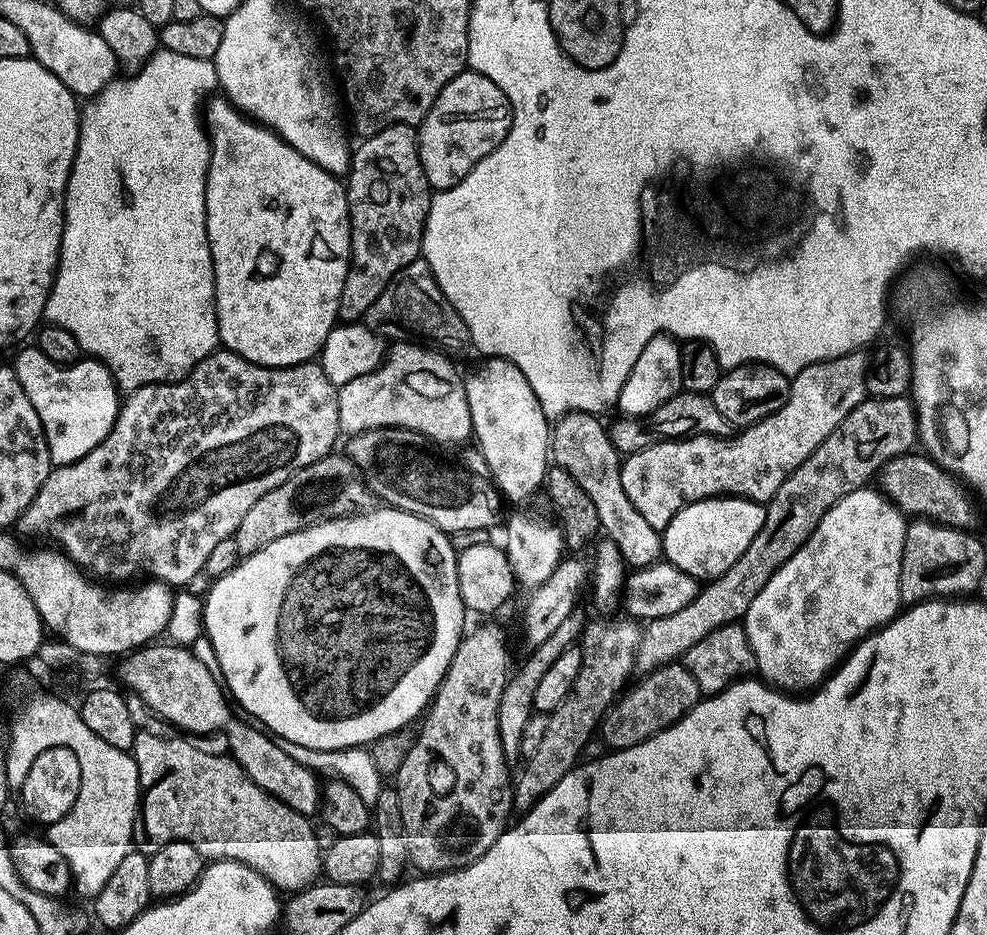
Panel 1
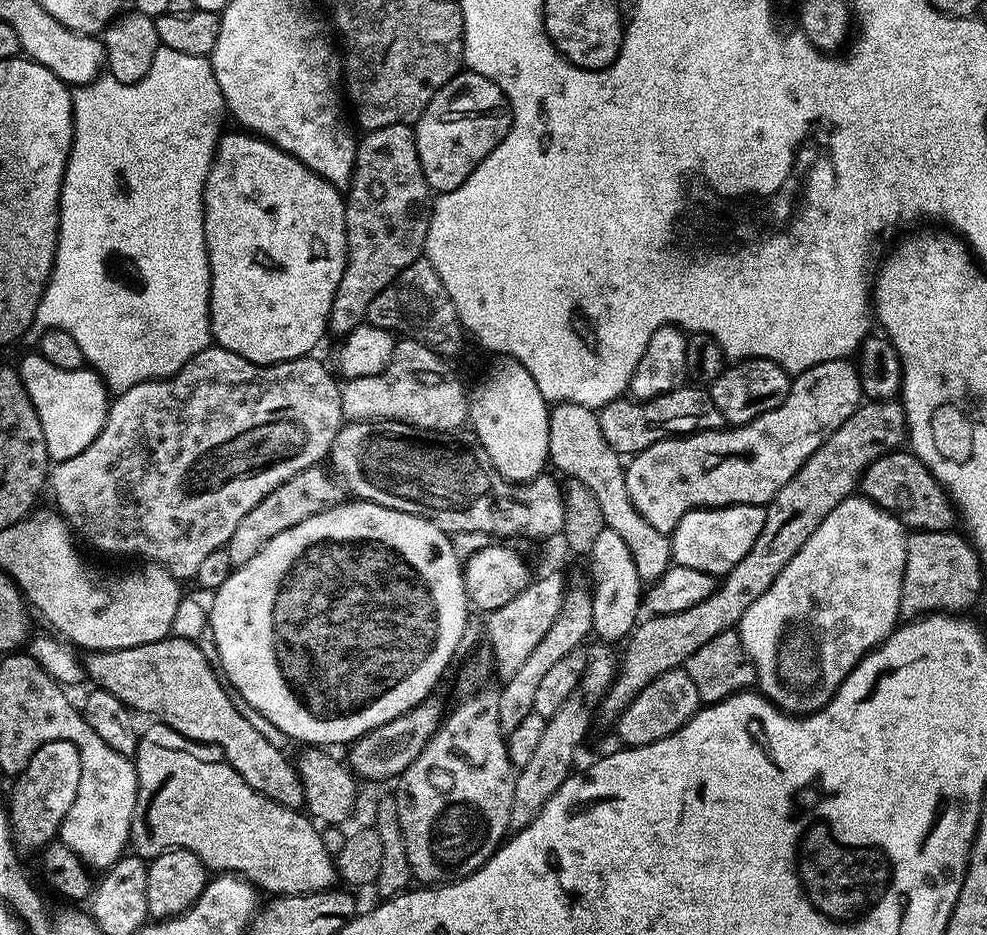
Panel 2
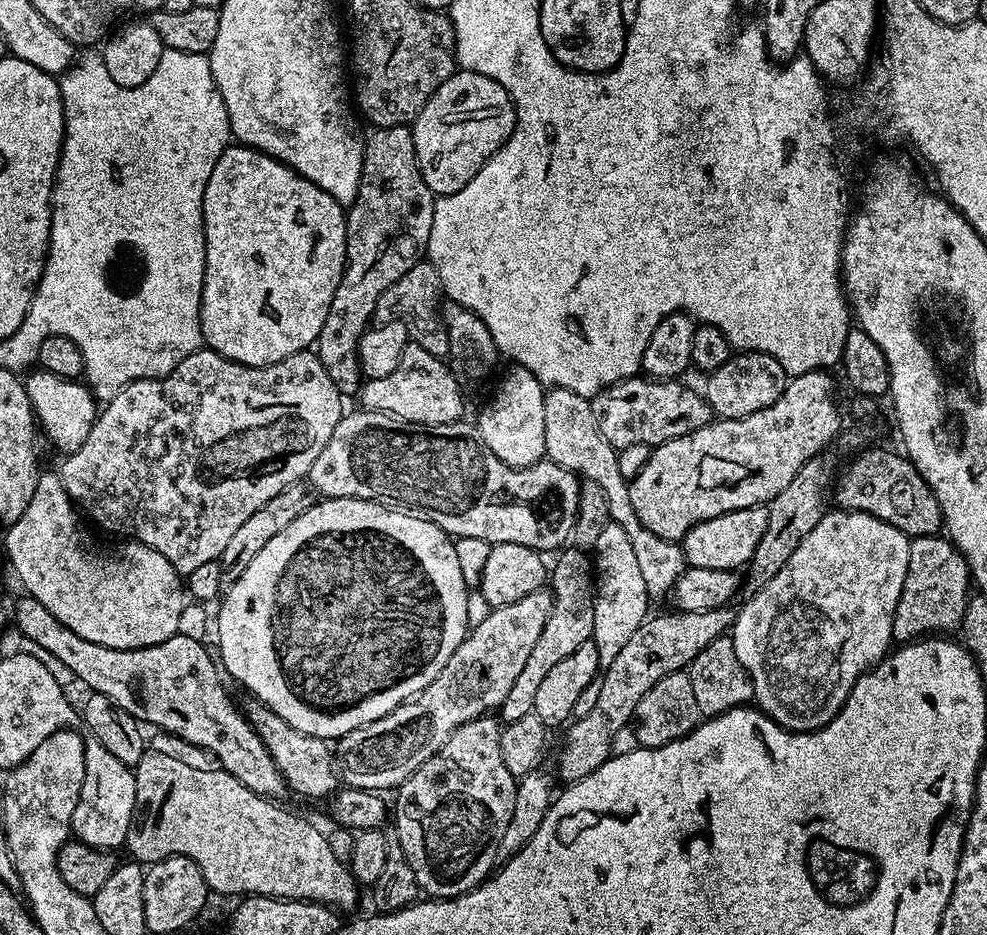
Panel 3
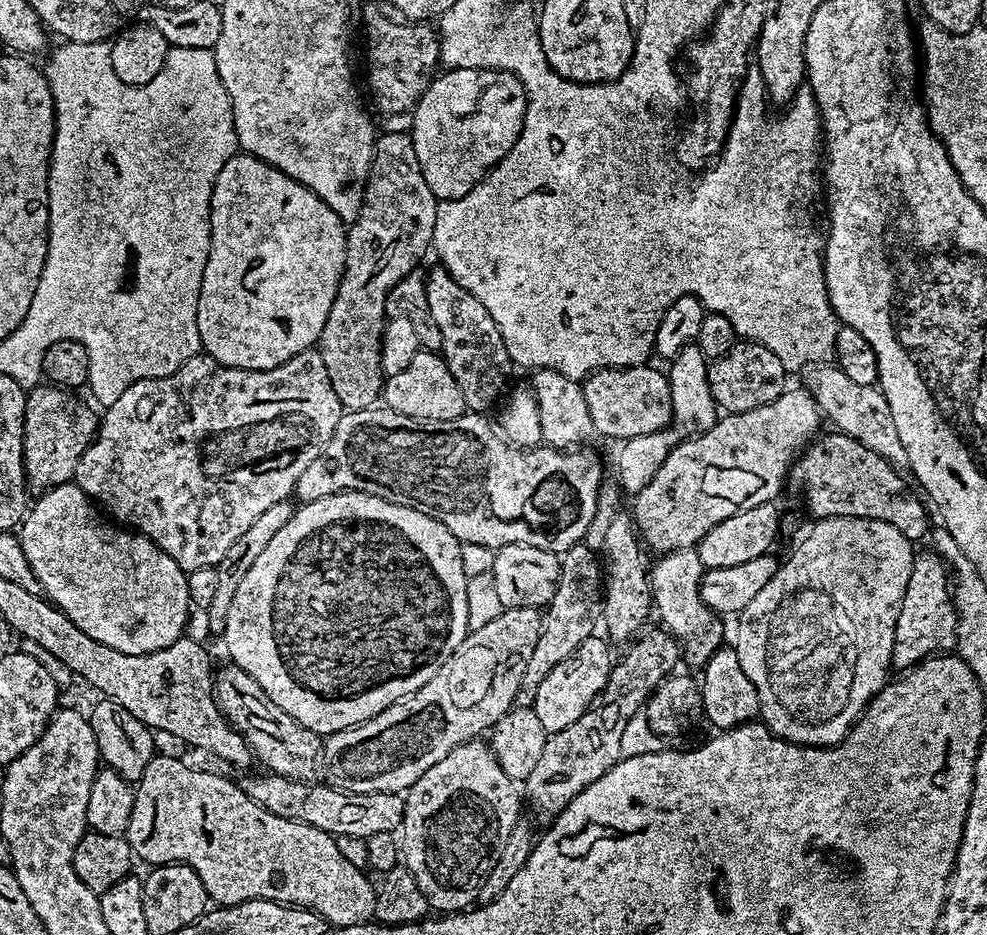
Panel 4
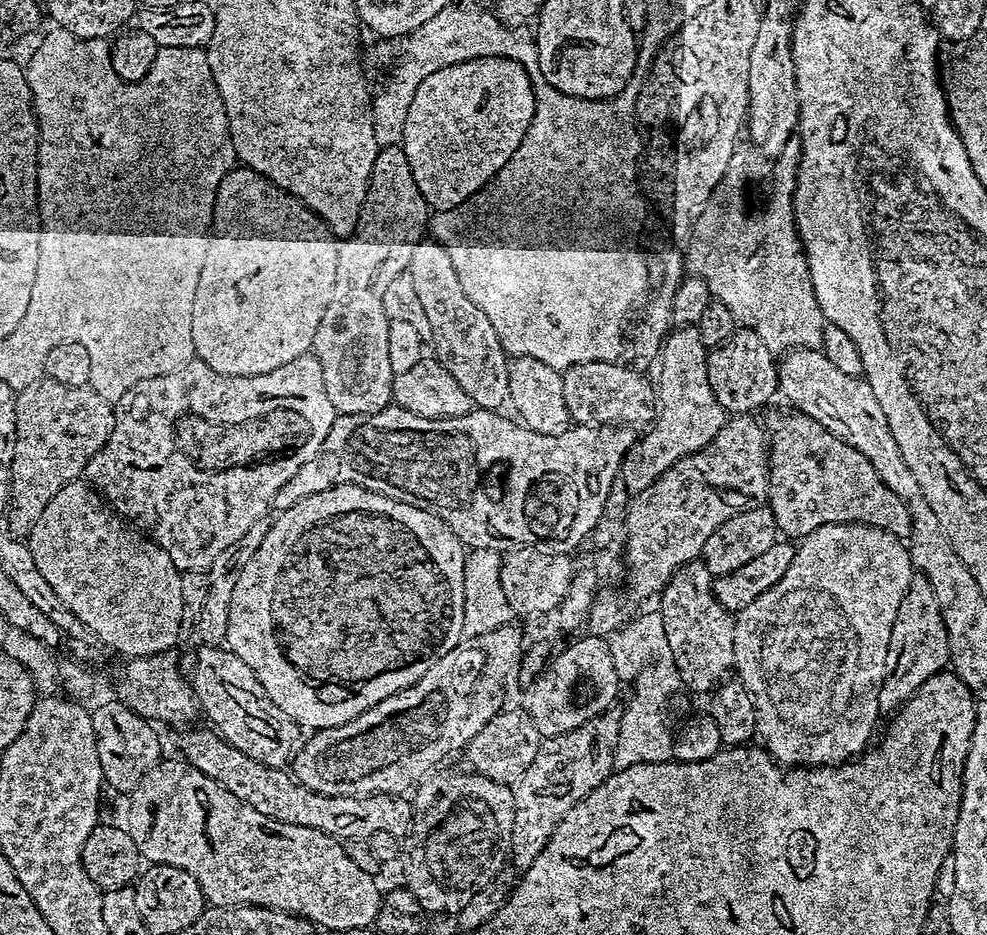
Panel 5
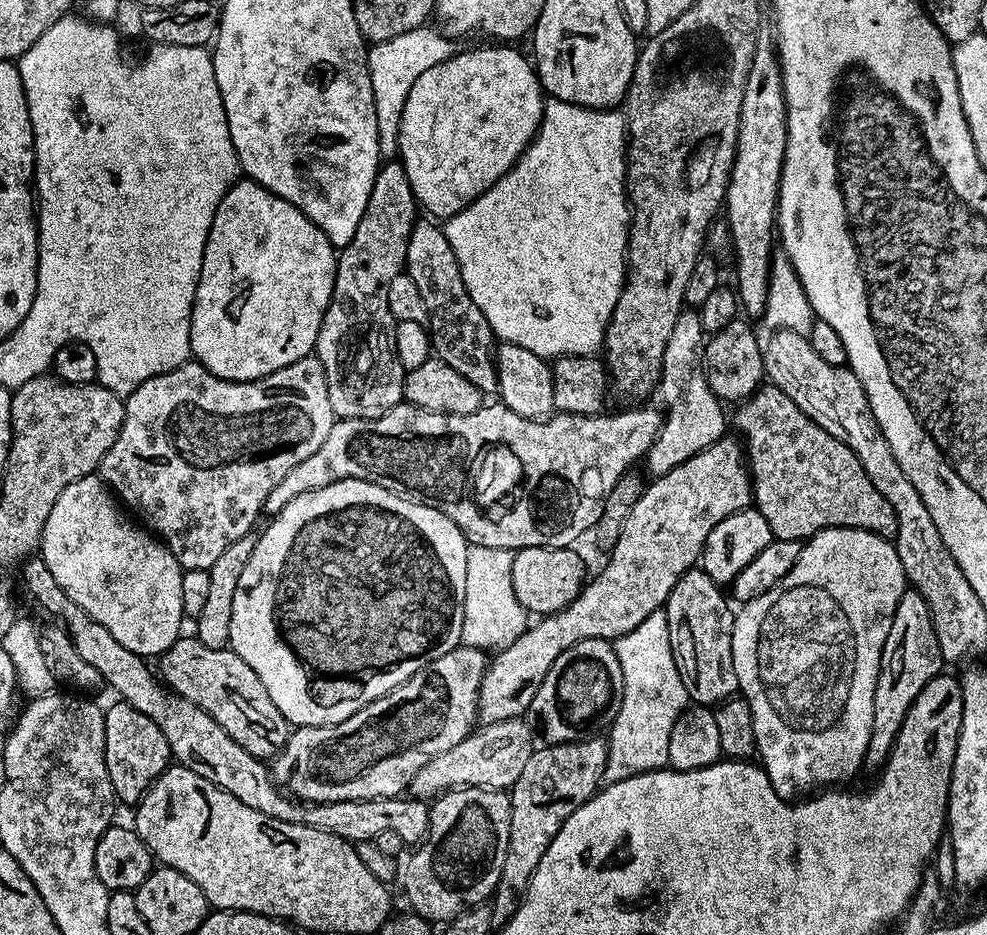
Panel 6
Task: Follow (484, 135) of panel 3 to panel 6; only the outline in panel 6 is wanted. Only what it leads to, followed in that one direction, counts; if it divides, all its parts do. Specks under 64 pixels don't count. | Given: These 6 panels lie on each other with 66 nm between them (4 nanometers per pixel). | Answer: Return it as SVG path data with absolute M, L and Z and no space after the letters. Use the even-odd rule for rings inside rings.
M492 46L496 48L472 48L469 52L457 51L446 62L438 62L438 66L430 66L430 70L426 70L426 74L422 74L414 82L414 86L410 86L410 94L404 103L404 109L400 115L400 134L396 138L396 148L400 156L399 163L404 165L406 170L406 178L408 184L412 188L413 194L416 196L416 203L421 209L424 208L429 217L447 218L456 216L465 206L477 200L488 188L496 184L509 172L514 165L516 159L519 158L525 148L536 138L536 131L540 129L540 119L544 113L545 93L540 86L540 78L536 75L533 61L527 55L516 49L516 46Z

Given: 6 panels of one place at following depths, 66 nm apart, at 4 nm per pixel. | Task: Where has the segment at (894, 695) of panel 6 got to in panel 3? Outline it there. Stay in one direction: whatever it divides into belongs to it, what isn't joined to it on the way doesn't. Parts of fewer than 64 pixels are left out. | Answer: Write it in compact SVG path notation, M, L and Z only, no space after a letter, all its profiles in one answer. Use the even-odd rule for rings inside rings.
M943 535L914 536L909 539L910 562L906 566L906 582L902 582L902 594L898 598L898 606L892 623L892 639L897 645L904 646L933 634L952 634L964 623L968 612L968 584L970 588L970 573L966 558L956 549L955 544Z

